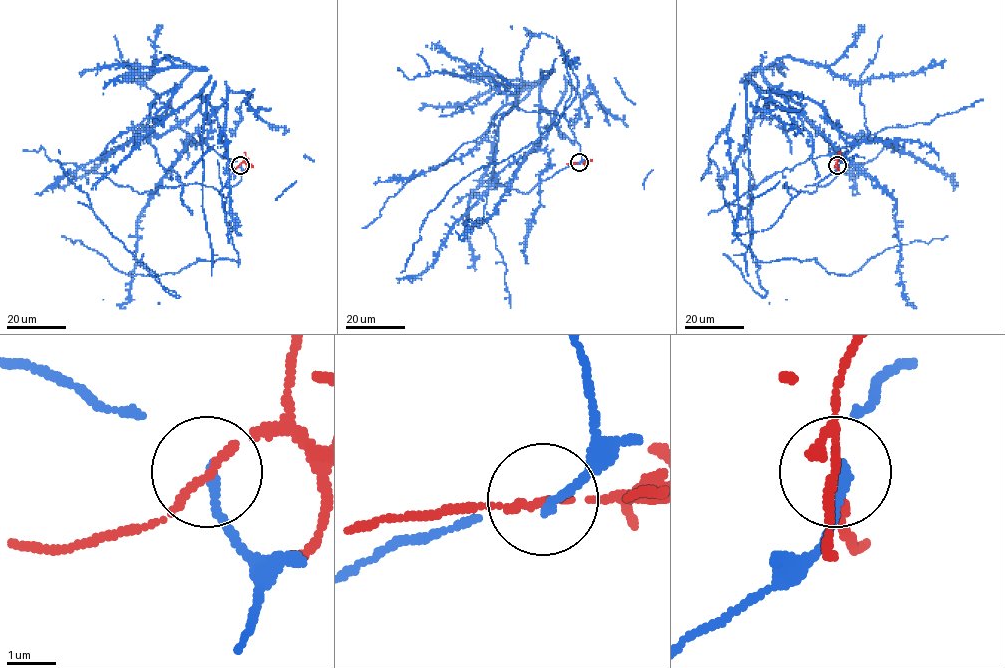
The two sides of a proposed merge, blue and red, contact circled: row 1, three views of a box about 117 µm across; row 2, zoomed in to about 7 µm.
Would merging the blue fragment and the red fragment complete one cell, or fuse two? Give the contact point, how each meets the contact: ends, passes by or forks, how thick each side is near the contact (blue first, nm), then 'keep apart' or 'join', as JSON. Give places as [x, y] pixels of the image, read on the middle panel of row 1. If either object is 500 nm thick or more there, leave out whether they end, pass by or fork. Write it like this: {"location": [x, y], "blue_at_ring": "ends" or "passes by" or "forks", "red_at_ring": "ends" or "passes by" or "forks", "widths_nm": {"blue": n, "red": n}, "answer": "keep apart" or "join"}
{"location": [579, 162], "blue_at_ring": "ends", "red_at_ring": "passes by", "widths_nm": {"blue": 200, "red": 140}, "answer": "keep apart"}

